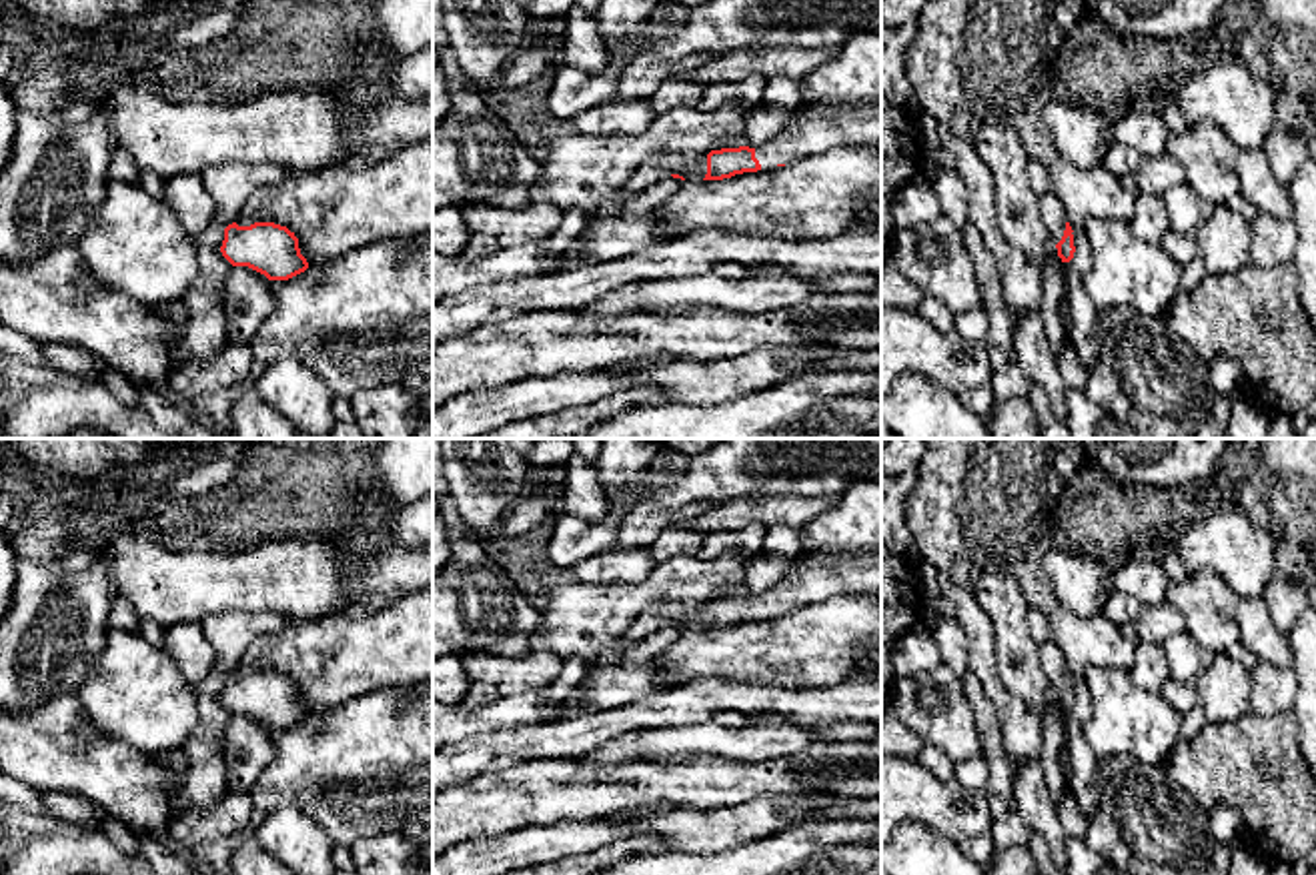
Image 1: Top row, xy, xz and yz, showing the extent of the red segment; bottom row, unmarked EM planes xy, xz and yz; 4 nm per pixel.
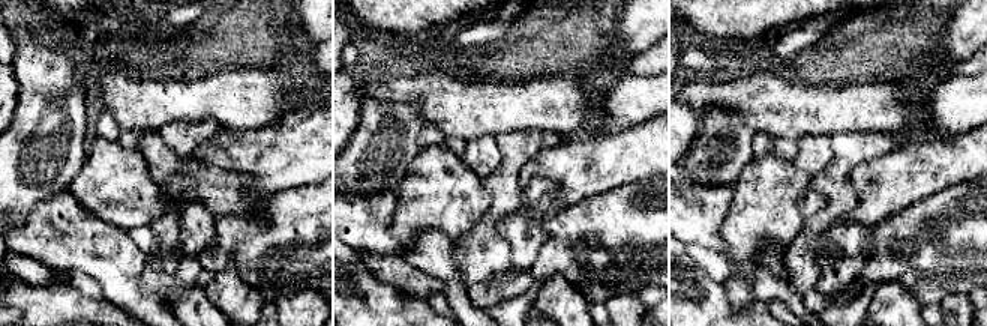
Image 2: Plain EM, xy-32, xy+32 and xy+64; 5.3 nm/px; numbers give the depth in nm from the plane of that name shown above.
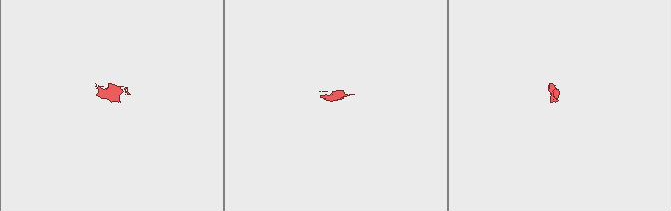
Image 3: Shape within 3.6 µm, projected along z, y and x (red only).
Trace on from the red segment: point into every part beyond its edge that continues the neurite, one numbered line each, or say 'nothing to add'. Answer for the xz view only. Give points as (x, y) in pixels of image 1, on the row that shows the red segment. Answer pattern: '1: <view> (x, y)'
1: xz (818, 127)
2: xz (662, 165)

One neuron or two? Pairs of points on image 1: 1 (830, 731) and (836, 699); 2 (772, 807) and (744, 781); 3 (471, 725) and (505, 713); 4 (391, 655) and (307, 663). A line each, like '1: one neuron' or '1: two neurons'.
1: two neurons
2: two neurons
3: one neuron
4: one neuron

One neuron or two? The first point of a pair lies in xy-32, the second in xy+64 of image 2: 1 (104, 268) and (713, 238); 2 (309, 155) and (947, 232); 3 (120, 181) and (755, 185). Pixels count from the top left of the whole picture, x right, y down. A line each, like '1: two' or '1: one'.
1: one
2: two
3: one

